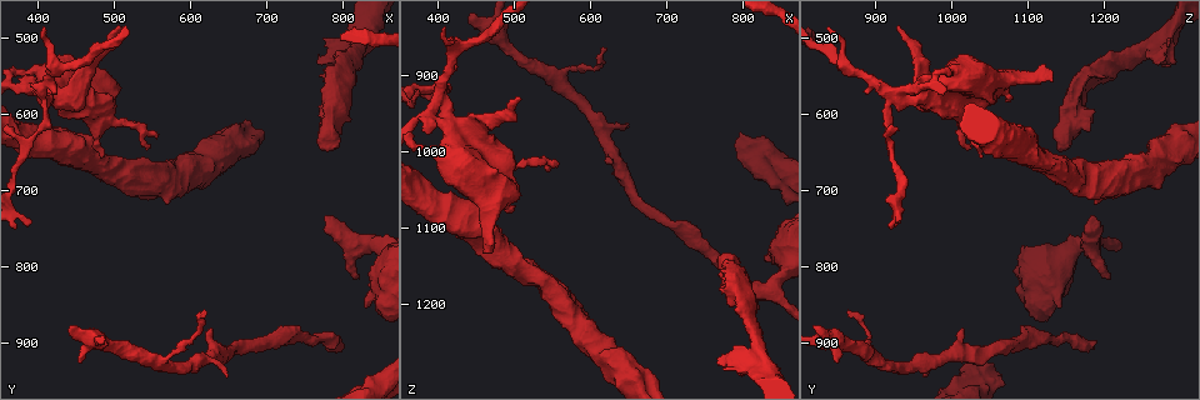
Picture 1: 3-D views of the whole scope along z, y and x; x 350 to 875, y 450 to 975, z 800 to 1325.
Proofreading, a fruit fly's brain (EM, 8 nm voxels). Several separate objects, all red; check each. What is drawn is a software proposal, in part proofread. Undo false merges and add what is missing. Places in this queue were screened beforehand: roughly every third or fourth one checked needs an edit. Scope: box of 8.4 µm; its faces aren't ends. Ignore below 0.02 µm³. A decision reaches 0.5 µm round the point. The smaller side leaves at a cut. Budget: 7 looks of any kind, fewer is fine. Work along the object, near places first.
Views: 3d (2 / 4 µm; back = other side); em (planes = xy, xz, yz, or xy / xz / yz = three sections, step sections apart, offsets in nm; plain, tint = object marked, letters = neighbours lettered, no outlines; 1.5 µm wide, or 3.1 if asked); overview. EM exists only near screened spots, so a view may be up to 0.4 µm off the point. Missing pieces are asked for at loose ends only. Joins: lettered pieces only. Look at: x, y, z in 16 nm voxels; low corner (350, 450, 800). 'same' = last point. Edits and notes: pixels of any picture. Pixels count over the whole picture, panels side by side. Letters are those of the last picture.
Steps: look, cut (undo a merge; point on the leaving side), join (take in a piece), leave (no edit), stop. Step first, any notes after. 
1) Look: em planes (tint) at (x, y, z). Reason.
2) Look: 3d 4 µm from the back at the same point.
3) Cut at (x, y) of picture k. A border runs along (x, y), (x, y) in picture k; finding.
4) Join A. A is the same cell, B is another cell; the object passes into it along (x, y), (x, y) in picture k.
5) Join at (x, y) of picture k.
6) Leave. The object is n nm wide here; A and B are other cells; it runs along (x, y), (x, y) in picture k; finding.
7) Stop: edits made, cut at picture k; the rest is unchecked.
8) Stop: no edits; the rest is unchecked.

Look: em xy step 4 (tint) at (410, 590, 920). Three-way junction.

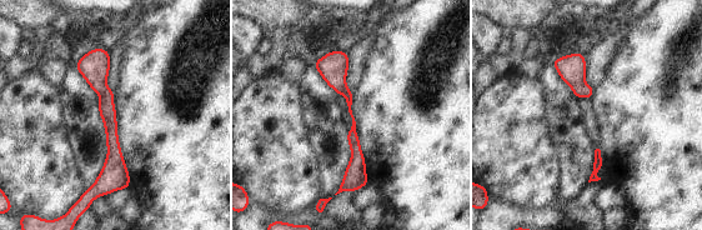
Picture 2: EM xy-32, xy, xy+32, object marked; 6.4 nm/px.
Look: em xy step 4 (letters) at the same point. What lies round it.

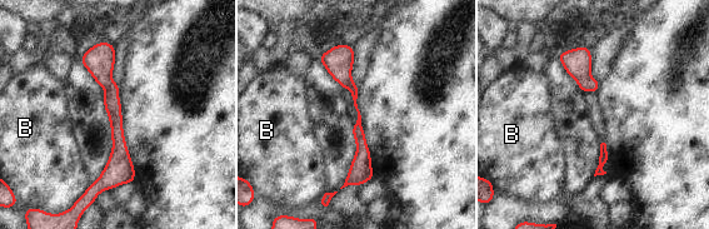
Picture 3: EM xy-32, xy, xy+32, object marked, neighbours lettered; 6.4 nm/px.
Cut at (589, 84) of picture 3. B is another cell; a border runs along (589, 75), (577, 81) in picture 3; a second cell is stuck on.

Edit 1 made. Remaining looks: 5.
Look: overview. Redraw.

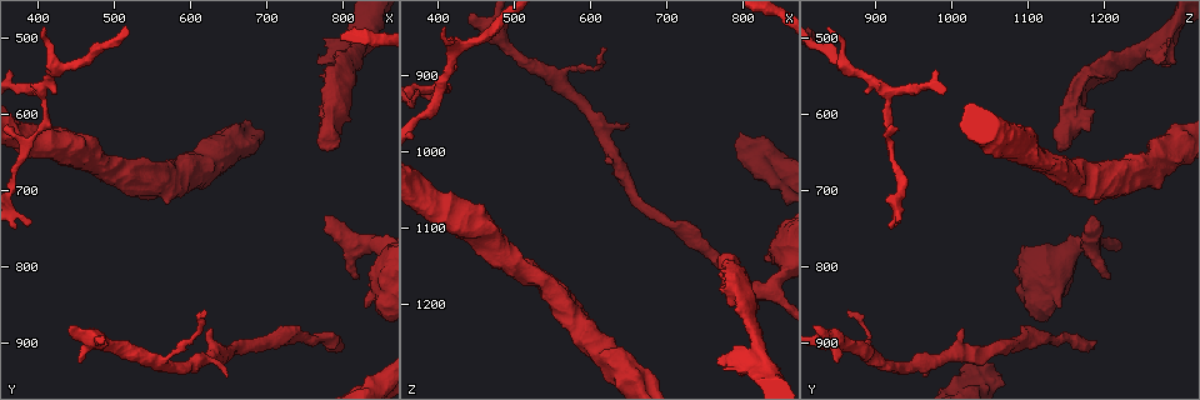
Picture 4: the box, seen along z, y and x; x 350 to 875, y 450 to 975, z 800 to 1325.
Look: 3d 2 µm from the back at (765, 525, 1280). Branch stops here.

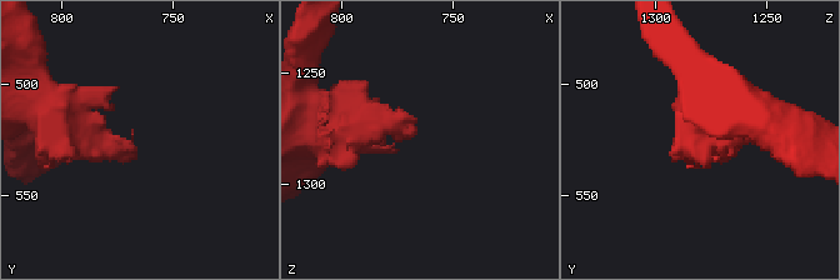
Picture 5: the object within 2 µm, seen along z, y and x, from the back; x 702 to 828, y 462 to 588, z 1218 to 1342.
Look: em planes (letters) at (769, 525, 1278). Need the tissue.

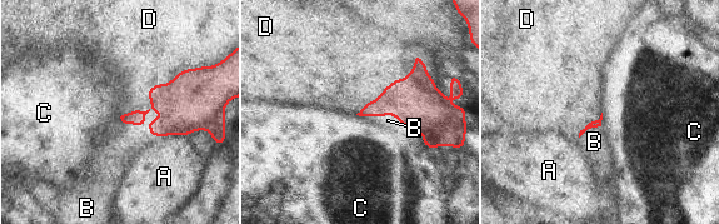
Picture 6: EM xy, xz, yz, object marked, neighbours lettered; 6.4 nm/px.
Join B. B is the same cell, A, C and D are other cells; it goes on there.

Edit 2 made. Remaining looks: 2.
Stop: edits made, cut at picture 3, join at picture 6; the rest is unchecked.

